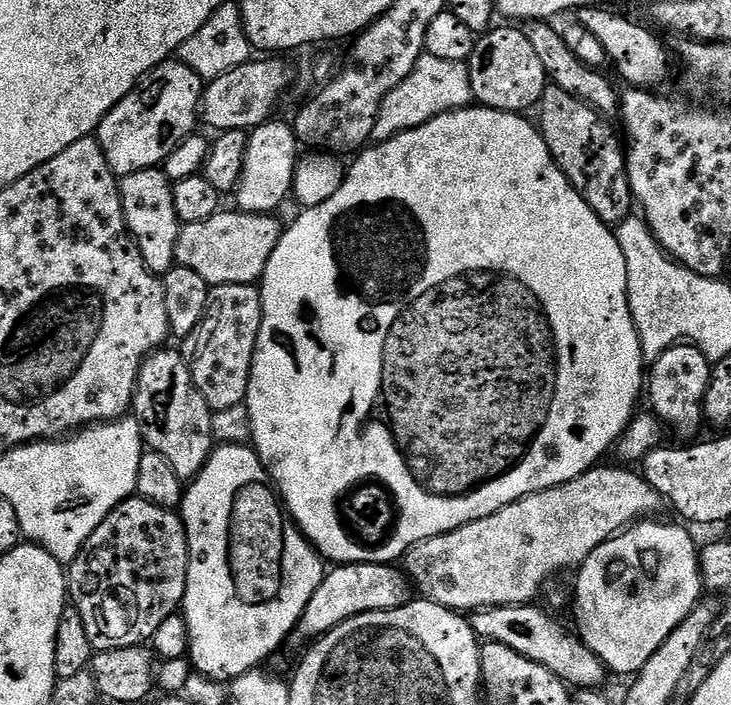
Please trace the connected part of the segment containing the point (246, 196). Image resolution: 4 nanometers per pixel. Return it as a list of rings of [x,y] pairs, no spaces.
[[[273,118],[248,132],[248,145],[244,155],[244,165],[239,182],[234,189],[235,207],[241,212],[272,214],[277,211],[284,199],[290,196],[292,180],[298,161],[298,141],[291,123],[283,124]]]

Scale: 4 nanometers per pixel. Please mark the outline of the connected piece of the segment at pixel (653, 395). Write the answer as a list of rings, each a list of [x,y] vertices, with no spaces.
[[[675,344],[651,361],[646,372],[646,400],[649,400],[651,411],[660,420],[665,429],[668,428],[676,436],[681,436],[681,441],[692,442],[697,439],[700,424],[705,423],[704,399],[706,386],[710,386],[710,374],[713,361],[702,354],[702,350],[695,344]]]

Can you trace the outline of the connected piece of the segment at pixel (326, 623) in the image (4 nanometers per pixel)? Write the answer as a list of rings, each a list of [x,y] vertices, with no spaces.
[[[341,564],[325,575],[313,598],[307,603],[298,626],[301,631],[306,630],[310,640],[316,640],[342,622],[361,616],[363,612],[389,612],[406,606],[413,596],[414,585],[399,567],[386,564]]]

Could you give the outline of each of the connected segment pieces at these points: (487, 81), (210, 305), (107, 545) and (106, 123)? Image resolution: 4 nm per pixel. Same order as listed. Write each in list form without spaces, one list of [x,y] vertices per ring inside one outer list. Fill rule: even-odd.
[[[493,27],[477,39],[470,58],[466,61],[470,74],[472,99],[477,105],[499,112],[527,113],[527,108],[539,105],[550,81],[538,54],[530,46],[530,38],[519,27]]]
[[[213,284],[209,287],[206,314],[191,334],[183,337],[182,355],[188,361],[194,386],[198,386],[213,412],[230,410],[230,406],[247,401],[252,359],[261,326],[262,298],[256,284]]]
[[[133,495],[124,500],[86,538],[78,558],[67,565],[68,594],[76,613],[86,622],[88,637],[101,640],[104,648],[125,648],[135,644],[147,645],[162,622],[177,615],[186,594],[188,569],[188,543],[184,521],[173,509],[163,508],[154,502]]]
[[[179,58],[165,60],[163,64],[146,73],[136,83],[136,89],[130,94],[126,94],[126,98],[122,98],[122,102],[118,102],[118,106],[114,106],[108,111],[106,118],[102,118],[102,122],[94,133],[97,142],[106,154],[108,169],[115,172],[117,177],[122,177],[134,174],[138,170],[160,168],[164,160],[170,158],[170,154],[174,154],[177,146],[186,137],[197,131],[196,120],[198,124],[202,116],[205,87],[205,81],[200,79],[200,75],[194,70],[190,70],[190,66],[183,64]]]

